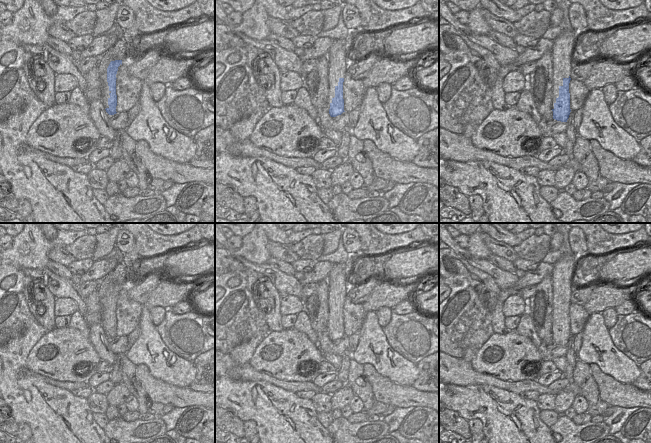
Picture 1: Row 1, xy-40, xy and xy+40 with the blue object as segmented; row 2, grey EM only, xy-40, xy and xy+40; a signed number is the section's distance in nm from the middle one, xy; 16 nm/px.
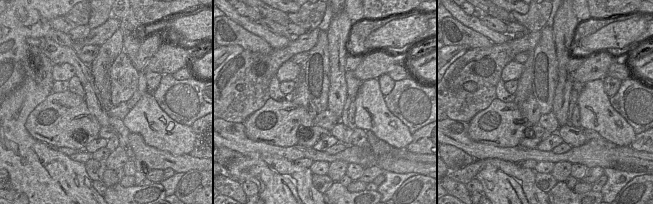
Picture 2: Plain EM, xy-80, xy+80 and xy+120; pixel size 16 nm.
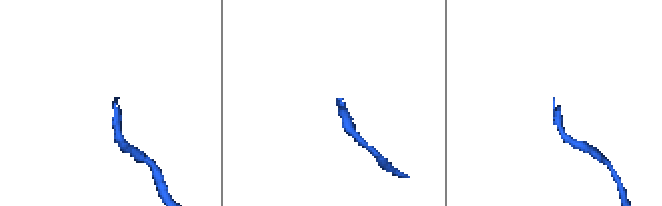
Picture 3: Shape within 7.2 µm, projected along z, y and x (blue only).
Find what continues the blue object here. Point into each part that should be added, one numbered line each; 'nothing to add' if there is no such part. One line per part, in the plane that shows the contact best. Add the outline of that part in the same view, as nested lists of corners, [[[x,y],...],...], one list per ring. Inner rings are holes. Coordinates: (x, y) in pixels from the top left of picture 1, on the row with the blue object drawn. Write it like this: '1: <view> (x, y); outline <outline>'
1: xy+40 (564, 44); outline [[[564,31],[555,40],[552,48],[553,87],[552,109],[559,97],[559,87],[563,86],[563,79],[569,78],[573,66],[572,54],[579,33]]]

